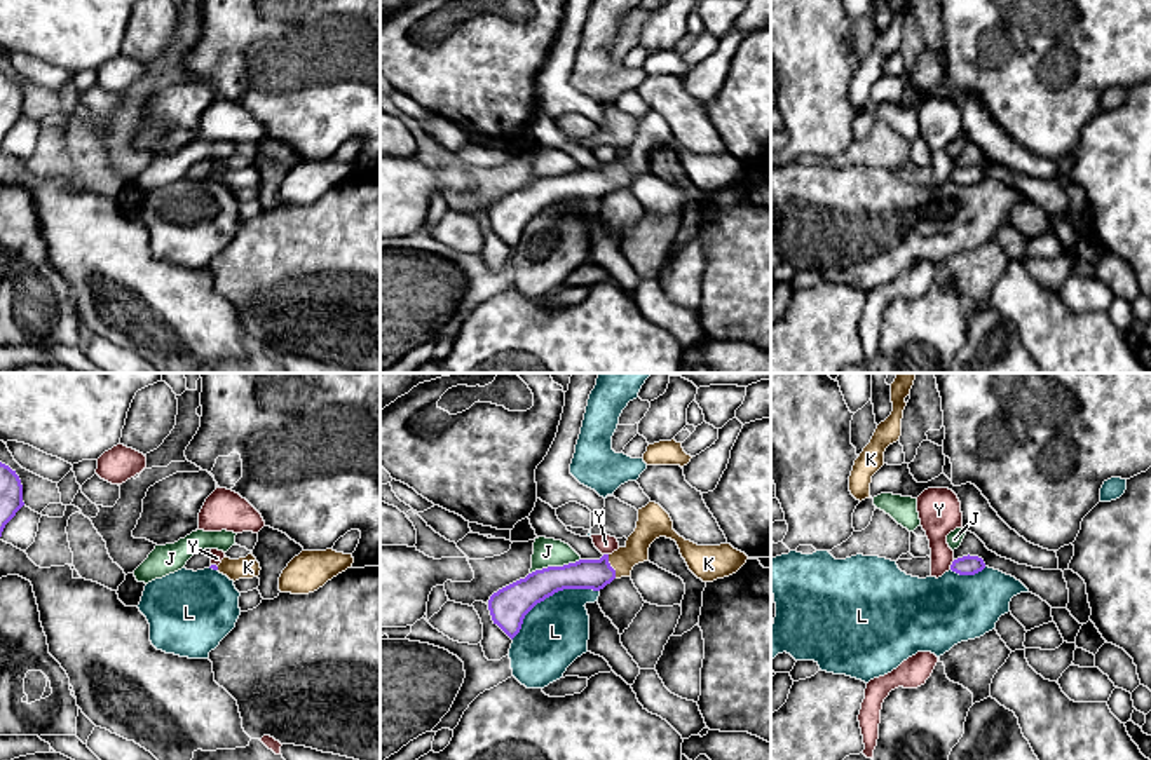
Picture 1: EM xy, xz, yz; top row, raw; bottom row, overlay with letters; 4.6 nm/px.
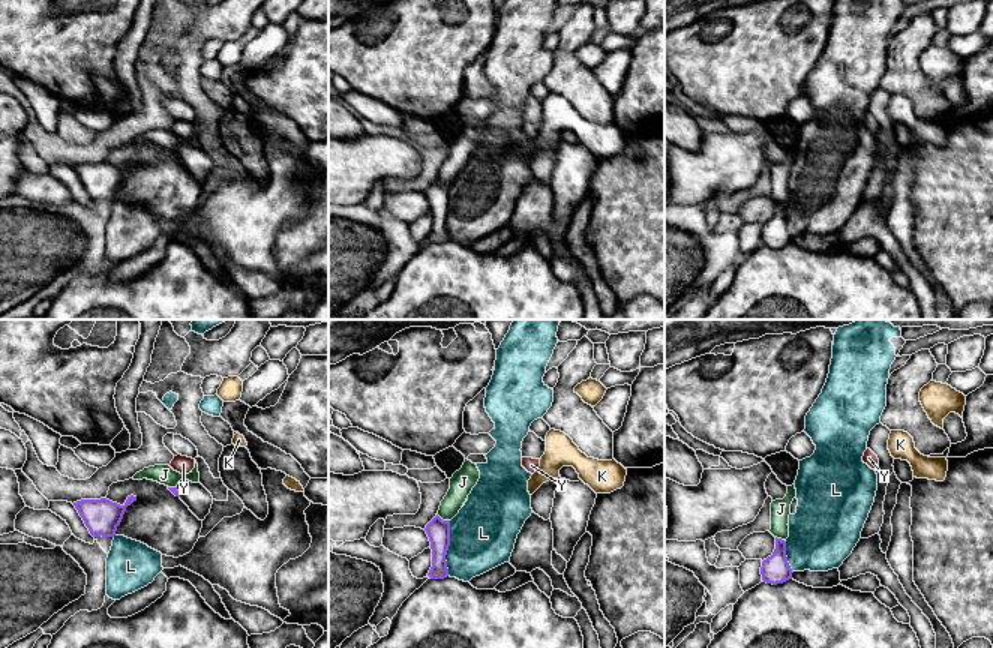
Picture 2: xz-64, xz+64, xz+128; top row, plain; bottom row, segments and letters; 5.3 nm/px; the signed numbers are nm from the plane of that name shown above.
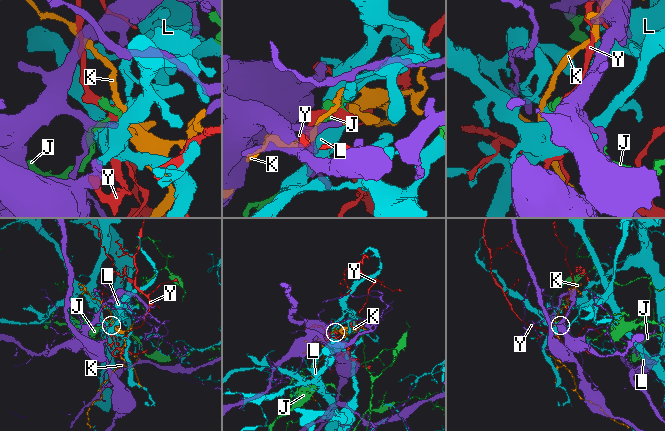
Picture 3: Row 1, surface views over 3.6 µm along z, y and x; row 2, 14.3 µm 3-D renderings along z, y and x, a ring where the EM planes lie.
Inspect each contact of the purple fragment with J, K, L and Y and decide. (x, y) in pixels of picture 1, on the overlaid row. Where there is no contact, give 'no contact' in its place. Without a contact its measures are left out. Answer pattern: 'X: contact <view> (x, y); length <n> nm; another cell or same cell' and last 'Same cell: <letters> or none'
J: contact xz (555, 567); length 240 nm; another cell
K: contact xz (611, 567); length 120 nm; same cell
L: contact xz (550, 595); length 460 nm; another cell
Y: contact yz (951, 565); length 50 nm; another cell
Same cell: K

